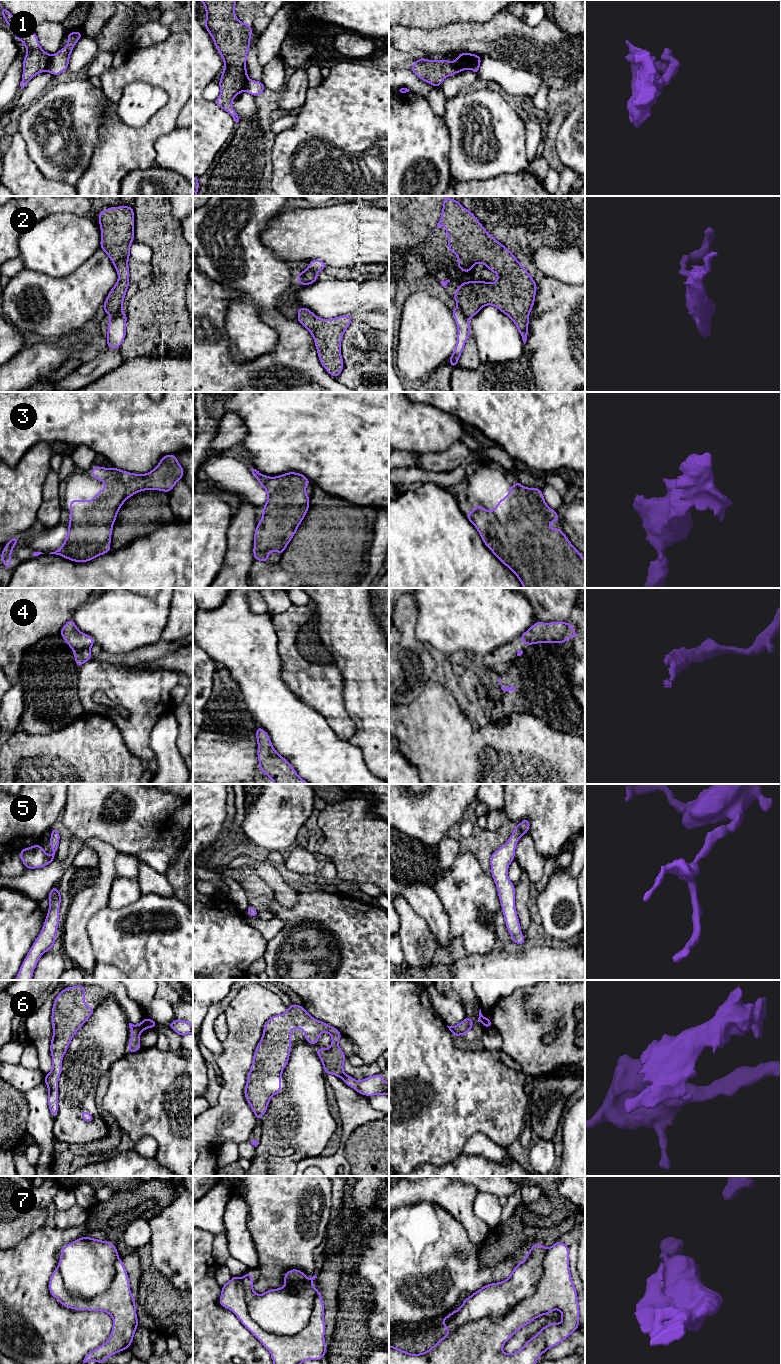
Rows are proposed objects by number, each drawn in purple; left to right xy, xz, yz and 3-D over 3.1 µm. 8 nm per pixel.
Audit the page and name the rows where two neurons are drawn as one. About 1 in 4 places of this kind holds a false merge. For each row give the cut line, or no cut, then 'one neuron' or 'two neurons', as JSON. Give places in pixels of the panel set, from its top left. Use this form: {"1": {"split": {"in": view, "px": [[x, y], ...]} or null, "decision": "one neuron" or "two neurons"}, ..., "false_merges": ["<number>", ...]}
{"1": {"split": {"in": "xy", "px": [[51, 55], [51, 60], [46, 70]]}, "decision": "two neurons"}, "2": {"split": {"in": "yz", "px": [[458, 306], [466, 318]]}, "decision": "two neurons"}, "3": {"split": null, "decision": "one neuron"}, "4": {"split": null, "decision": "one neuron"}, "5": {"split": null, "decision": "one neuron"}, "6": {"split": {"in": "xy", "px": [[147, 1018], [146, 1027]]}, "decision": "two neurons"}, "7": {"split": {"in": "xz", "px": [[241, 1278], [248, 1314], [268, 1332], [293, 1335], [309, 1323]]}, "decision": "two neurons"}, "false_merges": ["1", "2", "6", "7"]}

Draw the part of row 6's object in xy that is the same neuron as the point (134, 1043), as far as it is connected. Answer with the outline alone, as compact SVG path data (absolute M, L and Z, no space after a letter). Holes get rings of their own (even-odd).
M145 1016L145 1018L141 1021L139 1025L134 1025L132 1023L129 1023L129 1028L132 1030L132 1035L130 1037L129 1046L127 1049L129 1053L133 1053L141 1050L139 1038L140 1038L140 1034L147 1028L146 1020L147 1017Z

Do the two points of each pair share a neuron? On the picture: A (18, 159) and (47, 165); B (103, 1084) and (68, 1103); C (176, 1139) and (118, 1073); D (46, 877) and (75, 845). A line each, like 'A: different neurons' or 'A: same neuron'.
A: different neurons
B: different neurons
C: same neuron
D: same neuron

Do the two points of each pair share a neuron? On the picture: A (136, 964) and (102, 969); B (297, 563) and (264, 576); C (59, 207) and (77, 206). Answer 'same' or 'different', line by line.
A: different
B: same
C: same

